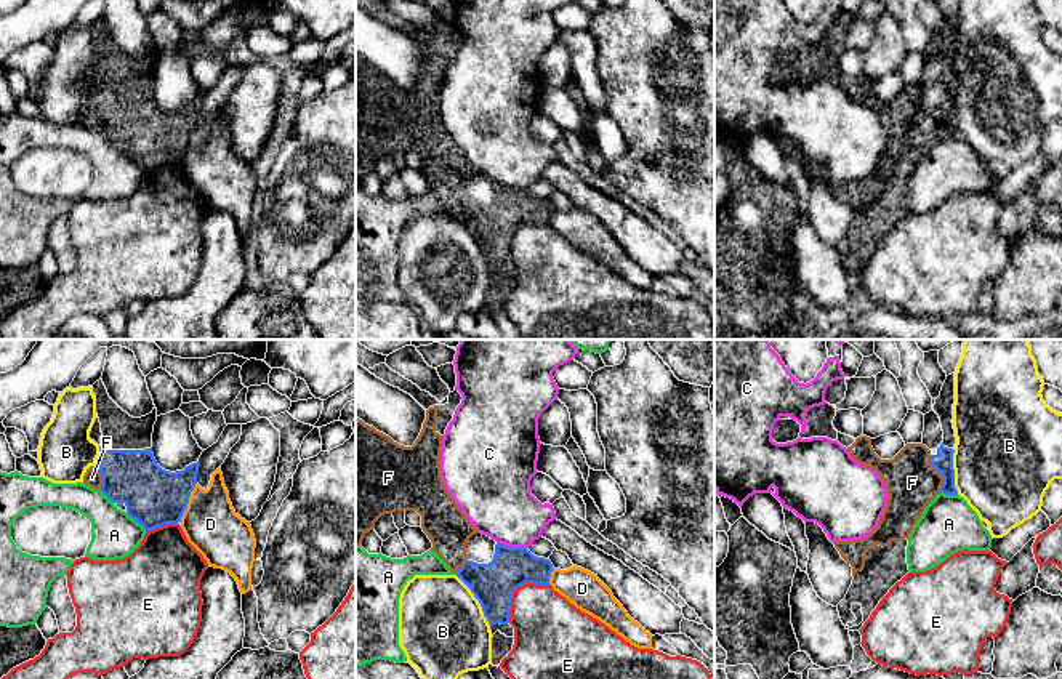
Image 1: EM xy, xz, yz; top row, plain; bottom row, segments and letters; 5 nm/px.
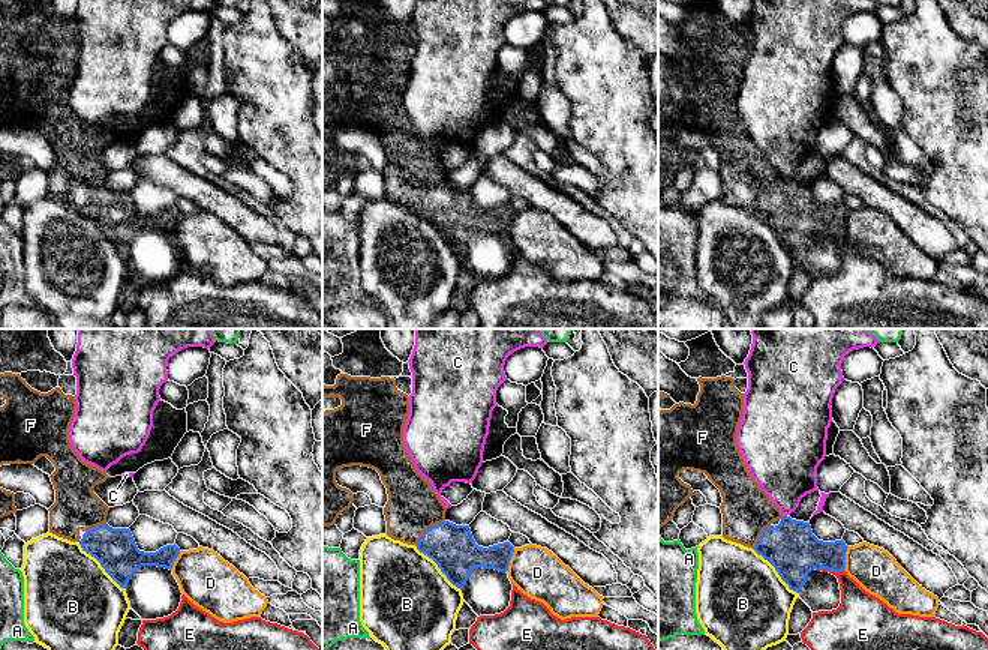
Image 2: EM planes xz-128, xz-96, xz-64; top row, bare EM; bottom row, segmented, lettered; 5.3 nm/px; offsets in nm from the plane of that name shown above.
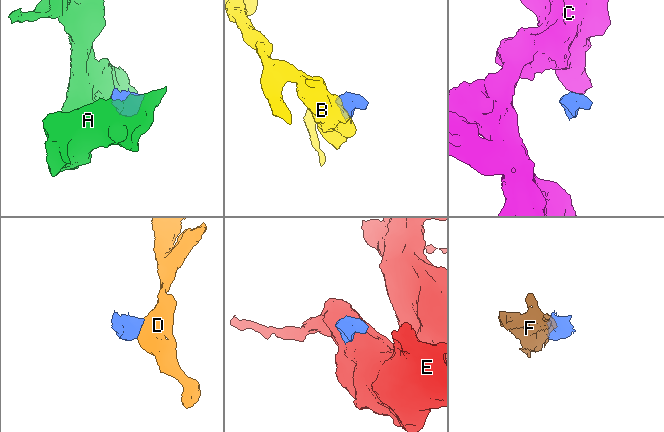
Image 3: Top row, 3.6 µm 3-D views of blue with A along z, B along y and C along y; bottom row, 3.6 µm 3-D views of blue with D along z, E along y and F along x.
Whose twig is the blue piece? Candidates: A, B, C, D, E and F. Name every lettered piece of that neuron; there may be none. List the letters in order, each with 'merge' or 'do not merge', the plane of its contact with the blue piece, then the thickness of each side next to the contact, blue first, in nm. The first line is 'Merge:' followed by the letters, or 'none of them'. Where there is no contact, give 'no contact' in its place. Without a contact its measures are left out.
Merge: F
A: do not merge; meets blue in xy; 300 nm thick on the blue side, 240 nm on the other
B: do not merge; meets blue in xz; 220 nm thick on the blue side, 440 nm on the other
C: do not merge; meets blue in xz; 220 nm thick on the blue side, 340 nm on the other
D: do not merge; meets blue in xy; 300 nm thick on the blue side, 280 nm on the other
E: do not merge; meets blue in xz; 220 nm thick on the blue side, 340 nm on the other
F: merge; meets blue in yz; 100 nm thick on the blue side, 260 nm on the other

